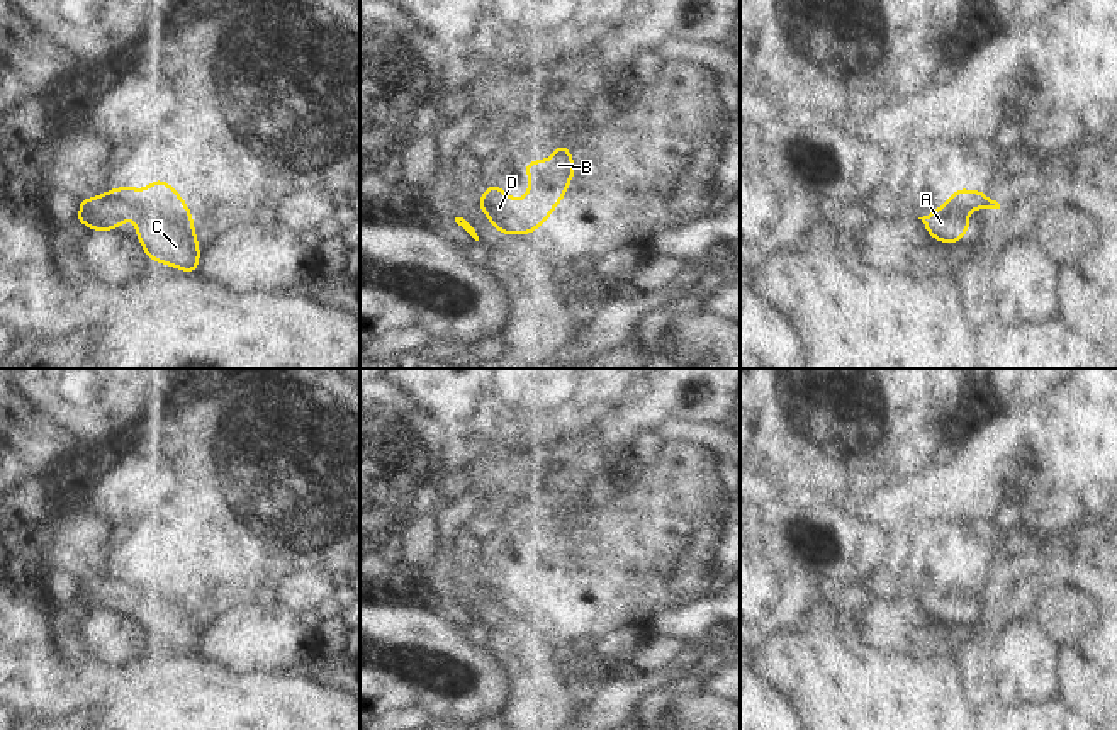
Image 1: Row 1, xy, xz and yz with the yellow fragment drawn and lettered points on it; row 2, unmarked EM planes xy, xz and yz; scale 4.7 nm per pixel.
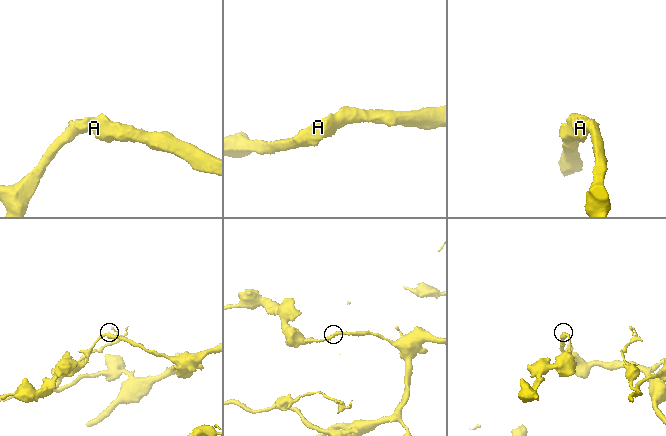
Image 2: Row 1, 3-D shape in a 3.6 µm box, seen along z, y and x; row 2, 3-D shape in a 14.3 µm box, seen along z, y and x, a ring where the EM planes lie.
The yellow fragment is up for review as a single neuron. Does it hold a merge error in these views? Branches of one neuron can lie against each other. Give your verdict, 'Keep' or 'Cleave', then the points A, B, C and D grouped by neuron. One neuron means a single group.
Keep. Groups: A B C D

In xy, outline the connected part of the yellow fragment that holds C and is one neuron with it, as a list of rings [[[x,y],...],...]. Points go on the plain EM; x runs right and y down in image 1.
[[[158,559],[146,569],[117,567],[92,579],[78,581],[76,603],[90,611],[114,611],[129,599],[136,604],[136,616],[144,635],[160,645],[177,647],[185,654],[199,649],[200,630],[194,608],[194,598],[182,576],[165,560]]]

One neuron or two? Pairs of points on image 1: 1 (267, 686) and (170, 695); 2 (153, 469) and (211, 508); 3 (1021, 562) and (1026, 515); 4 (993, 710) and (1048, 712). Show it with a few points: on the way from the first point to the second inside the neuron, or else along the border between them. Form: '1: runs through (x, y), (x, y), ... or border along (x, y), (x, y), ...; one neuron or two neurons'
1: runs through (243, 695), (194, 695); one neuron
2: border along (190, 466), (190, 496), (182, 511); two neurons
3: runs through (1021, 550), (1024, 527); one neuron
4: runs through (1007, 712), (1034, 712); one neuron

